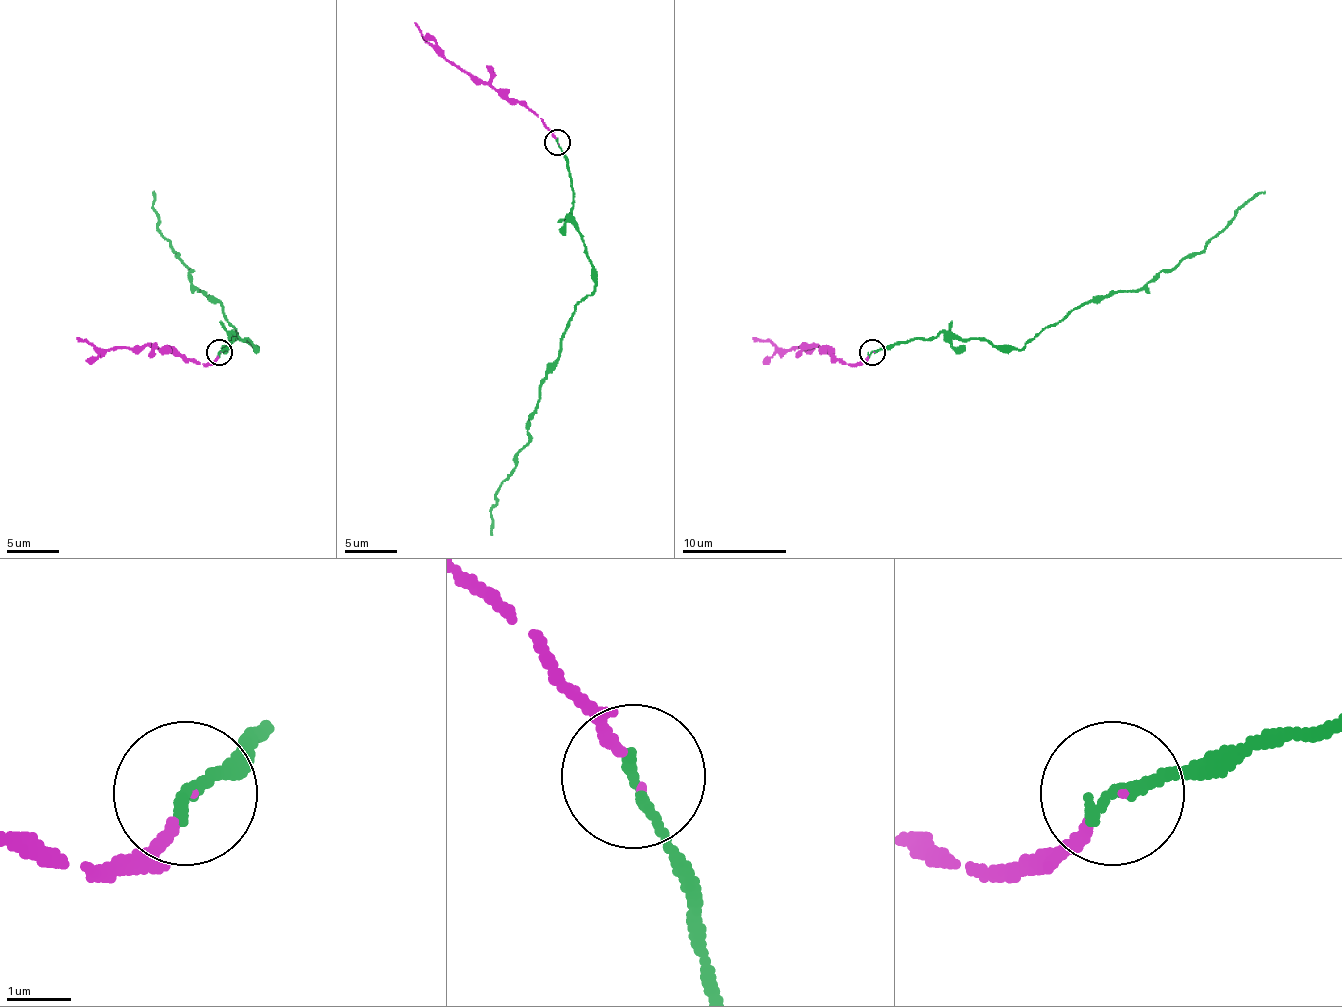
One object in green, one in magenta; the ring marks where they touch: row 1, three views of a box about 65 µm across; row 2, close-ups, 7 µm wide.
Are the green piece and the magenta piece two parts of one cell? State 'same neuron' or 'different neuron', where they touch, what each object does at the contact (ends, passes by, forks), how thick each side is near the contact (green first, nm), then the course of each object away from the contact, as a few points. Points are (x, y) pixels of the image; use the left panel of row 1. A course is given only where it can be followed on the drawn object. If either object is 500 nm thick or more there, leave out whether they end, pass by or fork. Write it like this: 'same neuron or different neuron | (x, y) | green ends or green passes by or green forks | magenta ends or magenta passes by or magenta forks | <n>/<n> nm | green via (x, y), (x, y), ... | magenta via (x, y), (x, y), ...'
same neuron | (219, 352) | green ends | magenta ends | 190/90 nm | green via (219, 351), (234, 333), (255, 346), (237, 335), (221, 304), (192, 283), (190, 270), (158, 228), (153, 191) | magenta via (221, 351), (213, 362), (195, 364), (156, 346), (95, 349), (88, 341), (77, 338)

